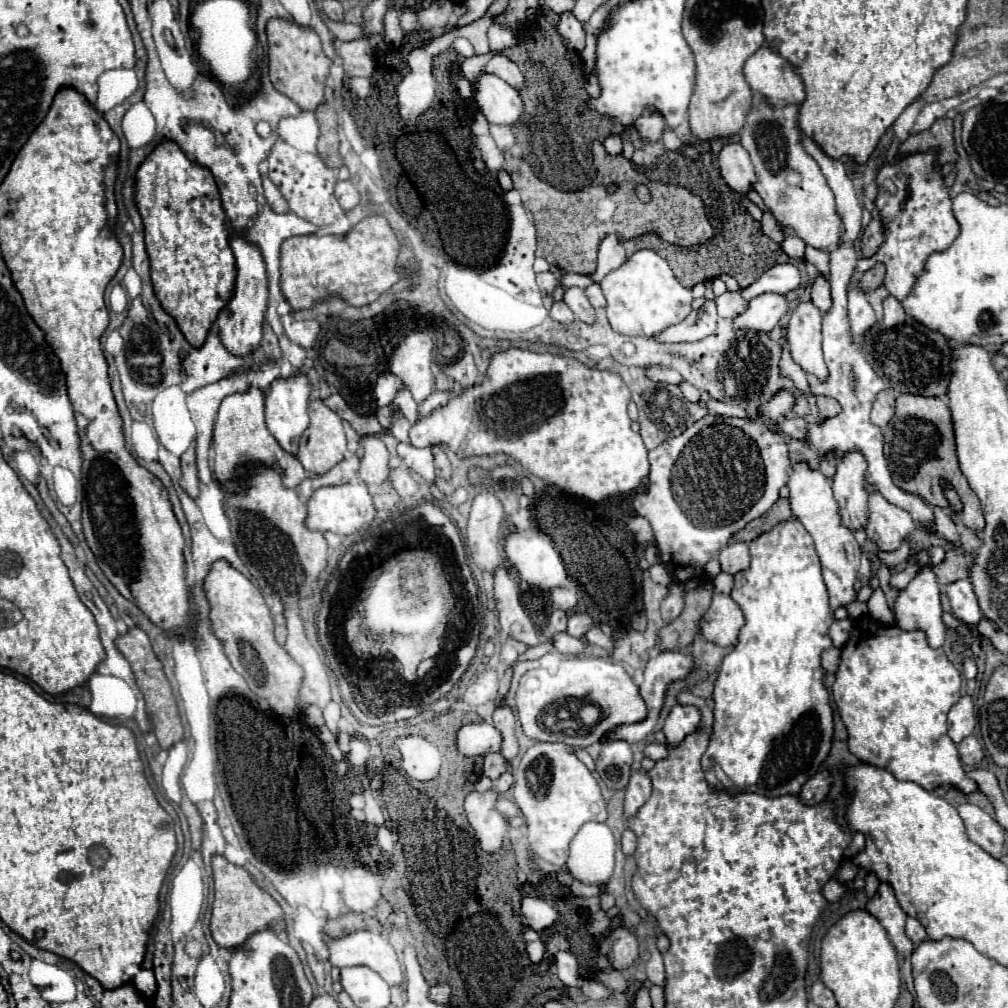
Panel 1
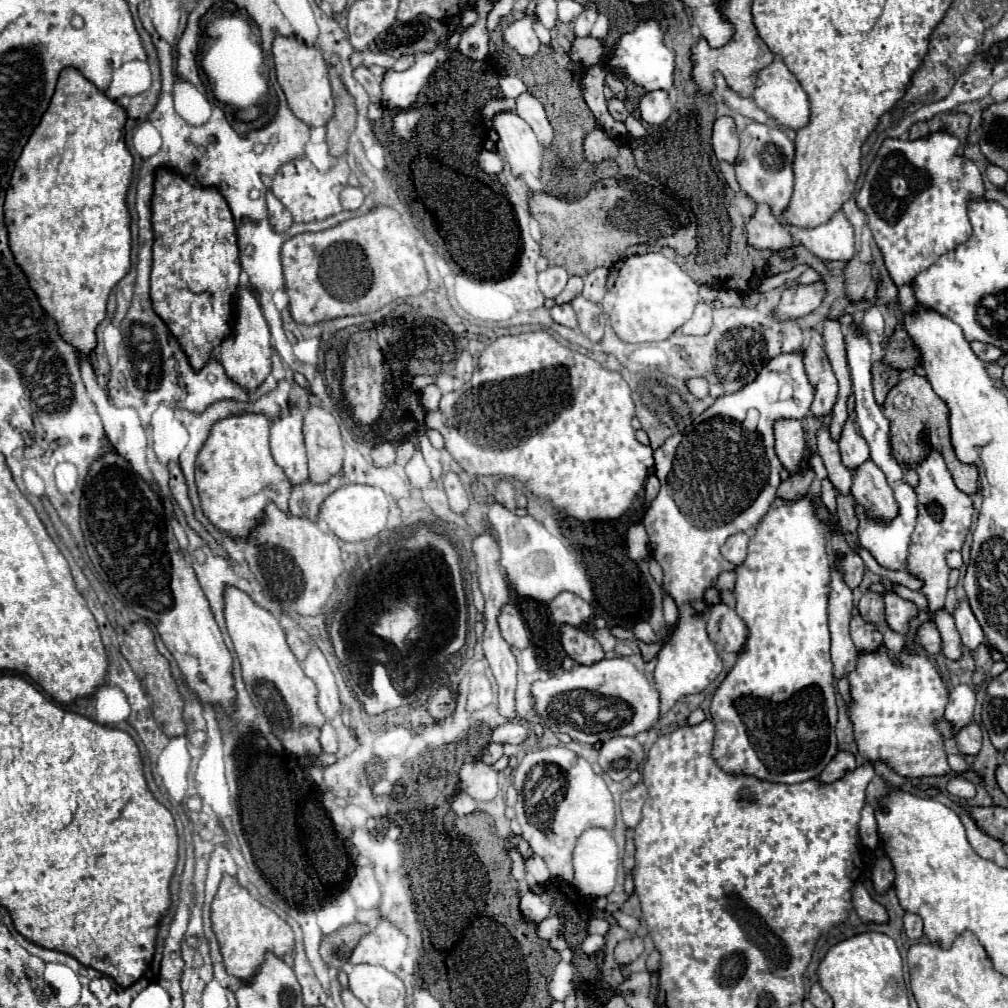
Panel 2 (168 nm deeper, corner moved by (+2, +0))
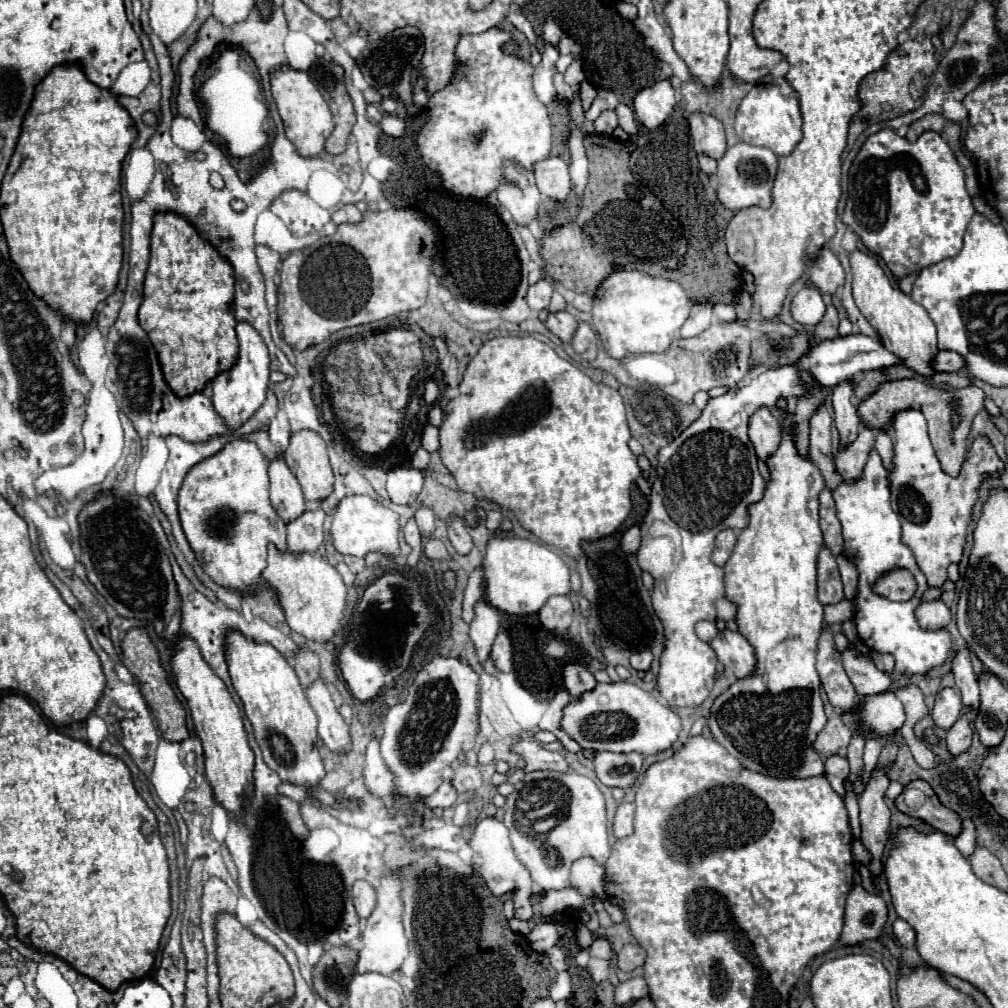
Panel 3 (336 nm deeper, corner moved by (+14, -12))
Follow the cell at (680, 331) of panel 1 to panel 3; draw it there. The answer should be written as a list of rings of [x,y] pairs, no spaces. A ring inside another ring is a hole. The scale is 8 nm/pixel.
[[[694,304],[688,320],[684,322],[684,326],[680,330],[680,336],[682,338],[698,336],[710,324],[712,324],[712,304]]]

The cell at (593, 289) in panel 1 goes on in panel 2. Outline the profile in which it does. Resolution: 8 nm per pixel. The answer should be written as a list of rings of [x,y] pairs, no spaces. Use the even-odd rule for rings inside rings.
[[[596,268],[594,272],[590,272],[584,278],[582,296],[592,300],[592,302],[600,302],[604,298],[604,290],[606,290],[606,278],[608,278],[608,270],[606,268]]]

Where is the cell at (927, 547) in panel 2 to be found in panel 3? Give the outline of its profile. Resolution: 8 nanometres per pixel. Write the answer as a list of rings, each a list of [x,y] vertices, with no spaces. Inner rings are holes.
[[[904,410],[904,412],[896,414],[896,418],[892,422],[892,430],[894,430],[896,456],[894,456],[894,470],[890,472],[890,490],[892,490],[892,508],[900,516],[900,522],[902,522],[902,542],[912,550],[918,568],[924,572],[924,576],[928,580],[928,586],[940,588],[946,582],[948,564],[960,562],[960,558],[962,558],[962,550],[964,550],[964,542],[966,542],[966,528],[972,518],[972,506],[978,498],[978,486],[980,486],[982,476],[986,472],[998,474],[1004,468],[1004,462],[998,460],[990,442],[980,436],[974,440],[972,448],[968,450],[970,456],[966,458],[960,476],[950,478],[948,474],[944,474],[940,470],[938,458],[932,450],[932,444],[930,444],[928,432],[926,432],[926,420],[918,410]]]

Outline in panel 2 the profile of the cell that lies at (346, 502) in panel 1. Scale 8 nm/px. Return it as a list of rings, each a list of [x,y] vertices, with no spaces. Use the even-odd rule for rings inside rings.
[[[348,484],[324,500],[320,518],[344,542],[364,542],[364,540],[378,536],[386,528],[388,512],[390,512],[390,500],[380,488]]]

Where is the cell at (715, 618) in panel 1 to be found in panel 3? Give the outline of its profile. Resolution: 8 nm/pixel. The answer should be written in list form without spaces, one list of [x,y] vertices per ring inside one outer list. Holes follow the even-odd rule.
[[[724,628],[710,642],[710,646],[718,656],[718,662],[724,668],[730,668],[736,674],[736,678],[744,678],[744,676],[752,674],[754,664],[756,664],[754,648],[740,632],[732,632],[732,630]]]

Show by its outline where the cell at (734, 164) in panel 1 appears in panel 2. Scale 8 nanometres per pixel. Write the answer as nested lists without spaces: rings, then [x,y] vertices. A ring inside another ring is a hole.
[[[718,116],[712,130],[712,148],[718,160],[734,164],[738,160],[738,132],[730,116]]]

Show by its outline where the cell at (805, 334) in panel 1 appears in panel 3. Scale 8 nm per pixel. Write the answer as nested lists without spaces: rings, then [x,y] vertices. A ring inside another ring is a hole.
[[[820,404],[816,412],[810,416],[810,460],[818,464],[818,468],[824,474],[826,486],[834,490],[838,484],[842,484],[842,478],[834,470],[830,452],[832,452],[832,418],[826,406]]]

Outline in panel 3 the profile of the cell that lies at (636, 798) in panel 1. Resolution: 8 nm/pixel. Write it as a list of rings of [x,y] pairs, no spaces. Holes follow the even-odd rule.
[[[622,802],[614,816],[614,836],[624,838],[624,836],[632,834],[632,820],[634,820],[634,804]]]

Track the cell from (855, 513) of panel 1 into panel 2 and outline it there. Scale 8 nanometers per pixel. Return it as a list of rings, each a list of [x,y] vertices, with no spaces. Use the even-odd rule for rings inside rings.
[[[850,418],[844,424],[838,444],[840,444],[840,452],[842,452],[842,462],[852,470],[870,458],[868,442],[864,442],[864,436],[858,434],[858,430]]]

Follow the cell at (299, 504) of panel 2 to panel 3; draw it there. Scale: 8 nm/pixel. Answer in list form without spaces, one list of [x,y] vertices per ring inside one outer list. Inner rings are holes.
[[[322,508],[318,510],[306,510],[298,518],[286,524],[288,528],[288,550],[308,550],[316,552],[324,540],[324,518],[326,512]]]

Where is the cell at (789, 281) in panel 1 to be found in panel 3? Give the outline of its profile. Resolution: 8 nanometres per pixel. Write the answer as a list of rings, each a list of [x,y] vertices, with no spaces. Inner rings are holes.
[[[880,130],[872,134],[850,168],[848,200],[842,214],[842,222],[850,226],[864,246],[878,258],[882,258],[896,280],[922,268],[936,264],[944,258],[956,256],[962,250],[962,238],[968,222],[976,214],[972,198],[966,190],[964,170],[956,162],[948,144],[936,132],[924,132],[914,144],[898,136],[894,130]]]

